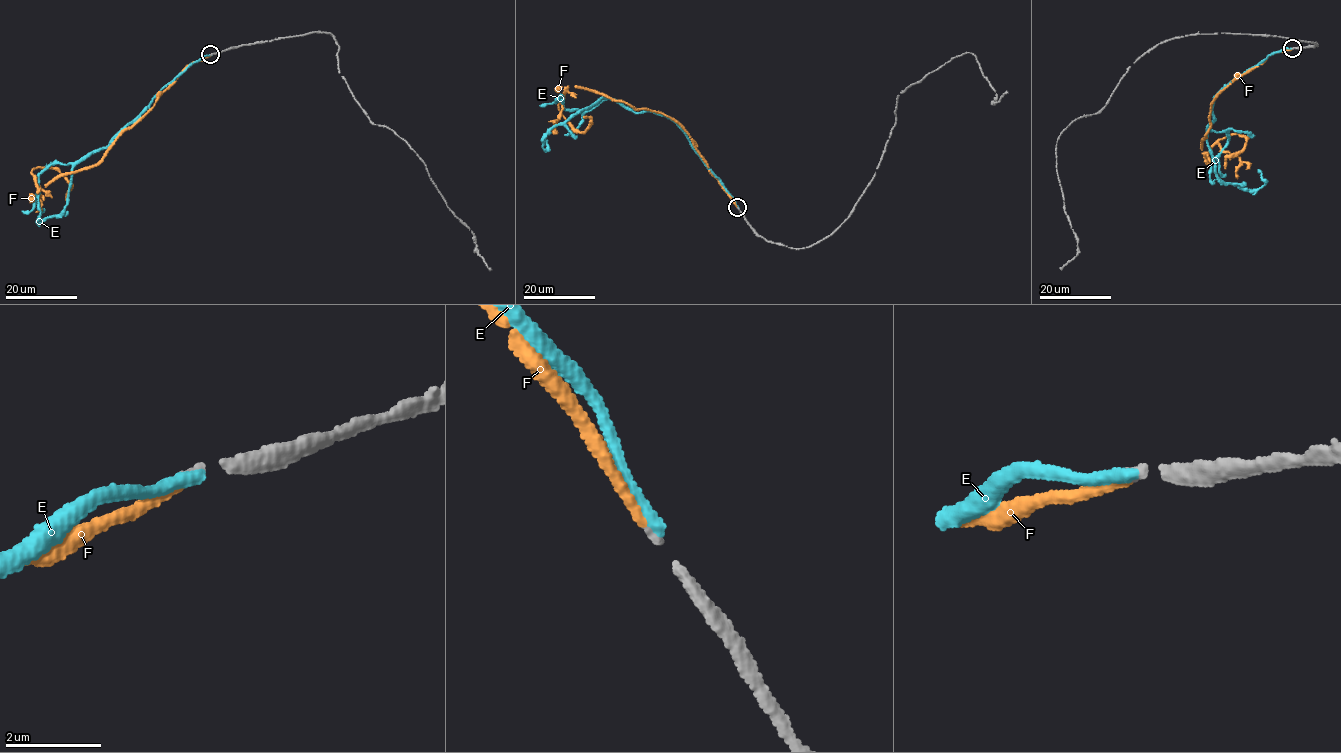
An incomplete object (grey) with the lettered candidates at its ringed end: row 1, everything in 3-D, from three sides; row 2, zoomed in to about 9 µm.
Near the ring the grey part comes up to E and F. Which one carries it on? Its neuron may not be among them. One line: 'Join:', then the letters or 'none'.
Join: F

